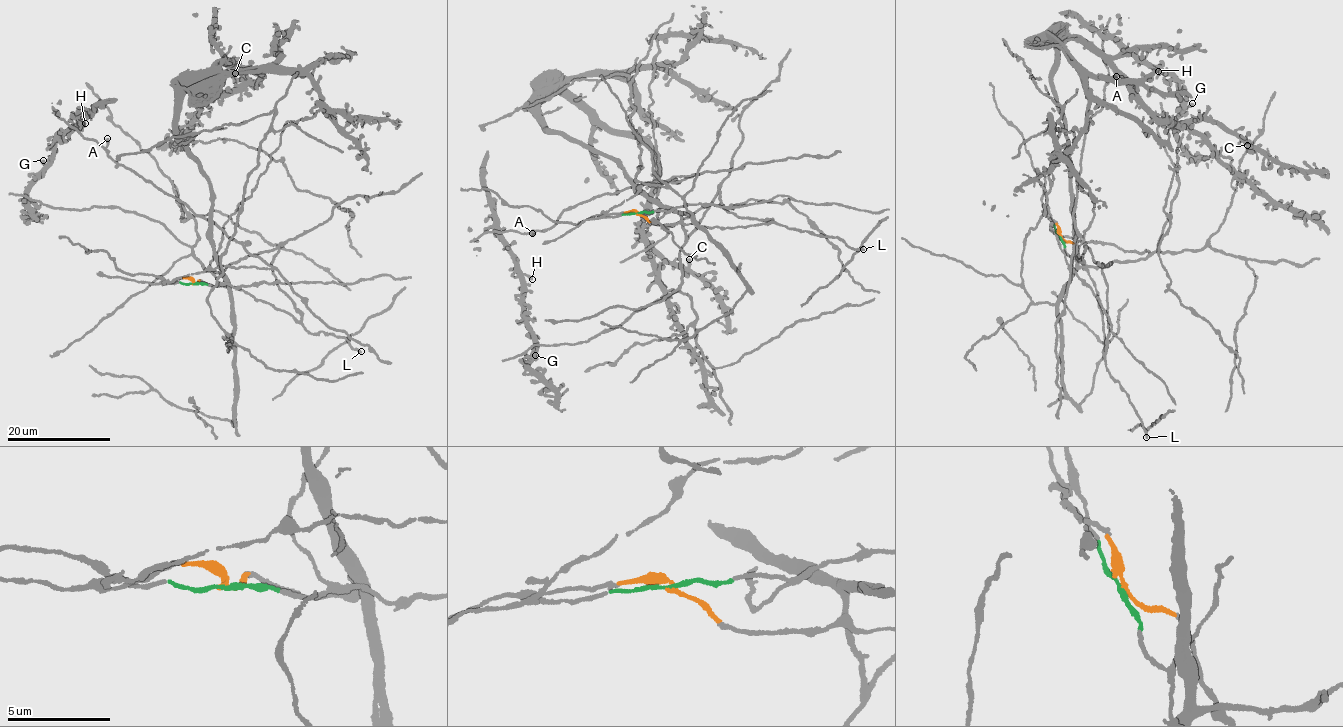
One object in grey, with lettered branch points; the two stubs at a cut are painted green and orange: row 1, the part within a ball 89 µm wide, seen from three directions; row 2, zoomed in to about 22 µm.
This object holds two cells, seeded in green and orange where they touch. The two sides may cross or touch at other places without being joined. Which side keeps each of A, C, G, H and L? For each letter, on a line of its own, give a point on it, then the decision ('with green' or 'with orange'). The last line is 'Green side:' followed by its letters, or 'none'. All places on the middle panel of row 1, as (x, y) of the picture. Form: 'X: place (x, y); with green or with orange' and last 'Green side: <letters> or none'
A: place (532, 233); with orange
C: place (689, 259); with green
G: place (535, 355); with green
H: place (532, 279); with green
L: place (863, 249); with orange
Green side: C, G, H

